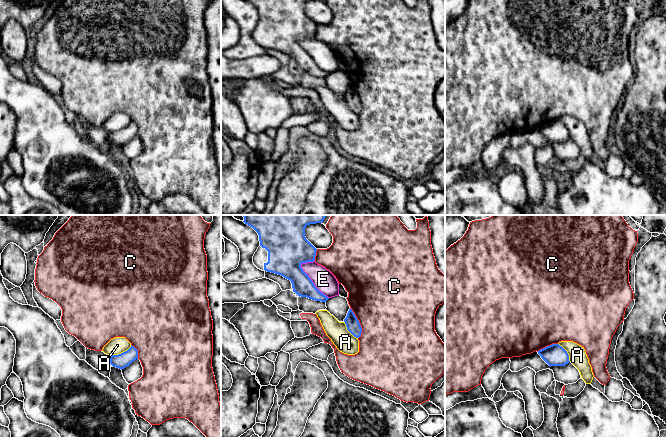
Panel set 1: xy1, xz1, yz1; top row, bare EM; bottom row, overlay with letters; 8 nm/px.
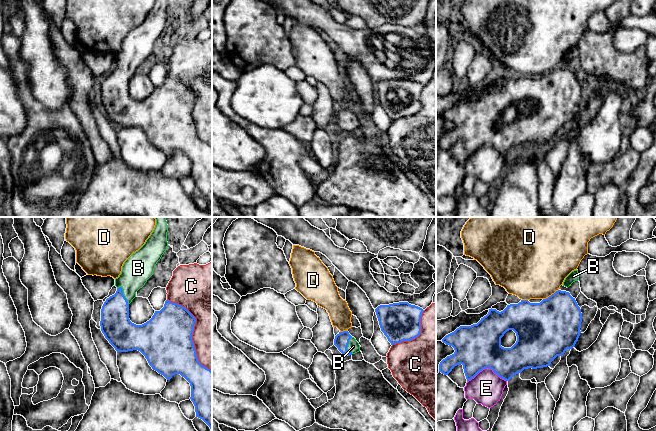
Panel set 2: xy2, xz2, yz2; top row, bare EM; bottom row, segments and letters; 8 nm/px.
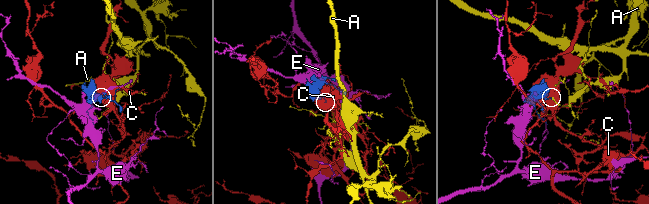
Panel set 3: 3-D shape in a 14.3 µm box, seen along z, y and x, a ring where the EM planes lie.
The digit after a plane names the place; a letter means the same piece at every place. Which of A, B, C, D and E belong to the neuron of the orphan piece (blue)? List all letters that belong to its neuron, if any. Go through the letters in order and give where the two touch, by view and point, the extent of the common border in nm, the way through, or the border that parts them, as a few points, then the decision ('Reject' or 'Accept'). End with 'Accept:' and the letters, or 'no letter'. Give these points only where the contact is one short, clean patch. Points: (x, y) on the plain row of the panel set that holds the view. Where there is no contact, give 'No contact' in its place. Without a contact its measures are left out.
A: Touches blue at xy1 (121, 129). Shared border 200 nm. Boundary: xy1 (131, 121), (126, 126), (110, 132). Reject
B: Touches blue at xy2 (122, 70). Shared border 170 nm. Path across: xy2 (115, 100), (115, 85), (122, 70), (138, 44). Accept
C: Touches blue at xy2 (192, 108). Shared border 700 nm. Reject
D: Touches blue at yz2 (551, 71). Shared border 150 nm. Reject
E: Touches blue at xz1 (311, 57). Shared border 360 nm. Reject
Accept: B

